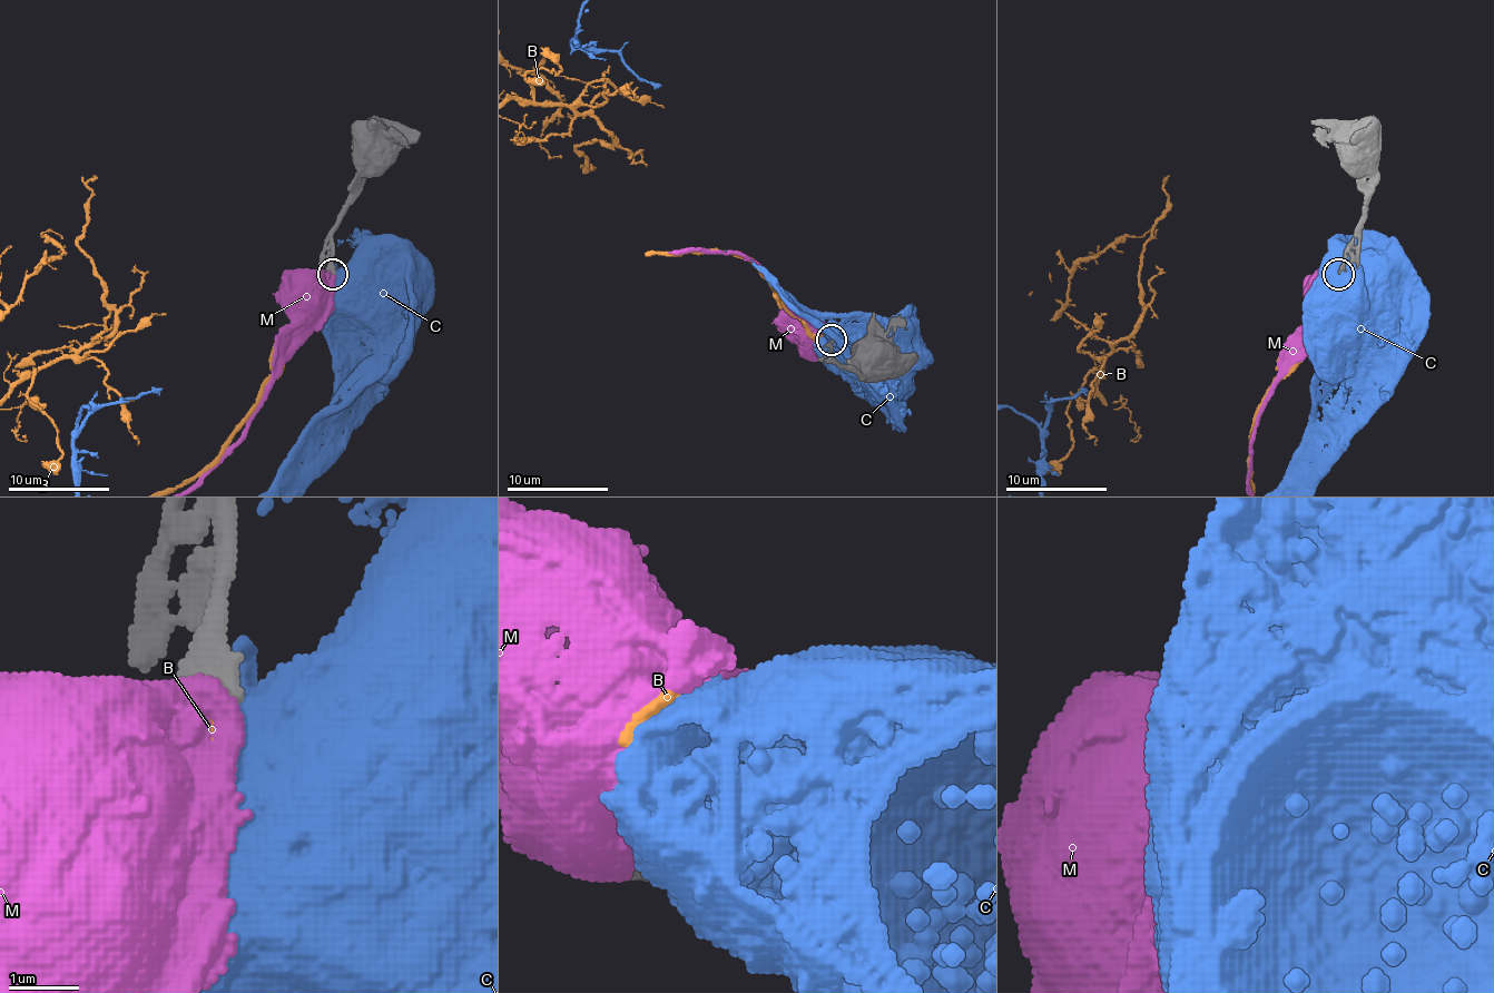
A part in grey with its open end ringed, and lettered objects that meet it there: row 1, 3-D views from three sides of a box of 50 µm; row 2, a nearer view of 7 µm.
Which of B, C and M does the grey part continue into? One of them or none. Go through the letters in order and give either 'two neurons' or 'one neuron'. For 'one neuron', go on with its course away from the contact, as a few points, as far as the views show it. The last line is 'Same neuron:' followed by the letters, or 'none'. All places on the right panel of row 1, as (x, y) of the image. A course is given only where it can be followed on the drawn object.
B: one neuron
C: two neurons
M: two neurons
Same neuron: B

